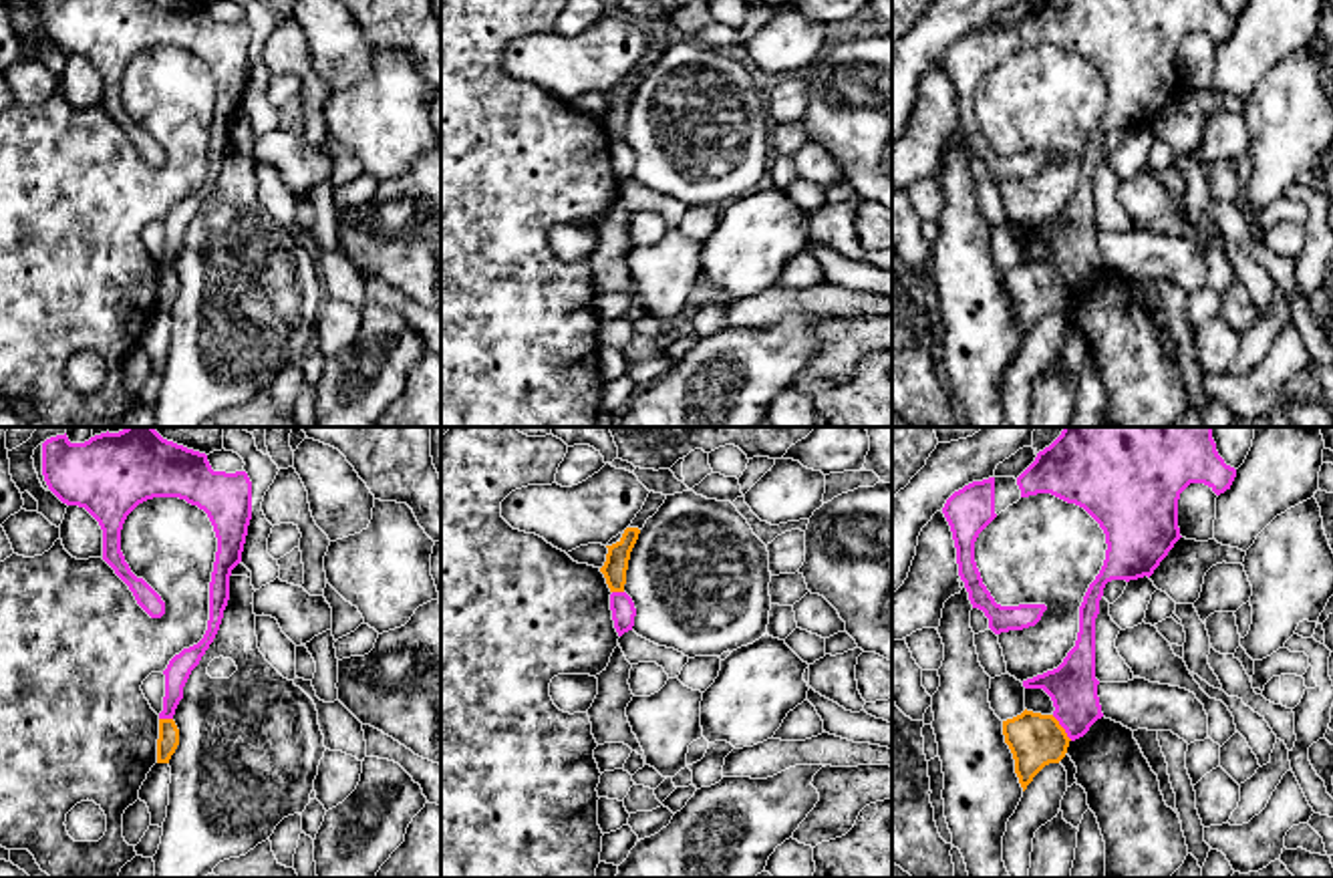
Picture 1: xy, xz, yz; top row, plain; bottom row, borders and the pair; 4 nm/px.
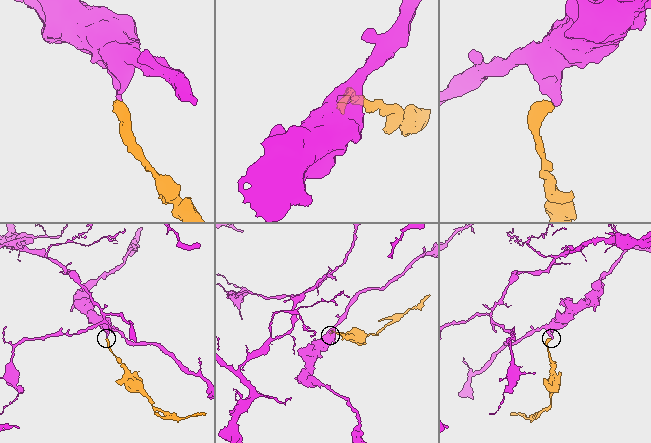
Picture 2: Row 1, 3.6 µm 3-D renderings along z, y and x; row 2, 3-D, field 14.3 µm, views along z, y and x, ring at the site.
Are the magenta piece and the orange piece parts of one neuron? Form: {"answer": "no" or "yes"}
{"answer": "no"}

